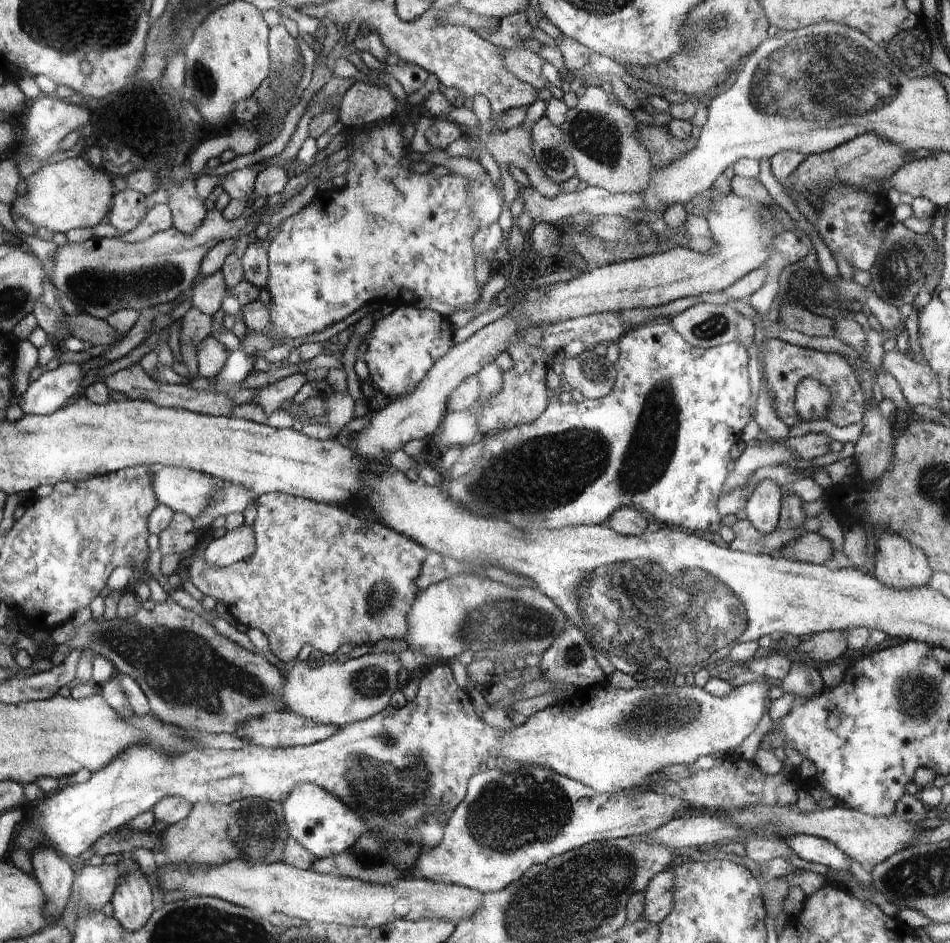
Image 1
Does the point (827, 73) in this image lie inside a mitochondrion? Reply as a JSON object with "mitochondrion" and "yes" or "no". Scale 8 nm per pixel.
{"mitochondrion":"yes"}

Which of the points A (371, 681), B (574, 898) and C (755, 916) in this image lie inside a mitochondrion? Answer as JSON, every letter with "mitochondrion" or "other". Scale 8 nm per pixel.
{"A":"mitochondrion","B":"mitochondrion","C":"other"}

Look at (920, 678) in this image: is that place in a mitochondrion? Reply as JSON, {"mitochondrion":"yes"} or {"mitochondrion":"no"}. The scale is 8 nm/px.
{"mitochondrion":"yes"}

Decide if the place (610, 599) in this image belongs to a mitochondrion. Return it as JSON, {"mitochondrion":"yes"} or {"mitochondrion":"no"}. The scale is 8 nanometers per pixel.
{"mitochondrion":"yes"}

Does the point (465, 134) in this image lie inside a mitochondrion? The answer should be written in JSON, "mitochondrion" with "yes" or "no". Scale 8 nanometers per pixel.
{"mitochondrion":"no"}

